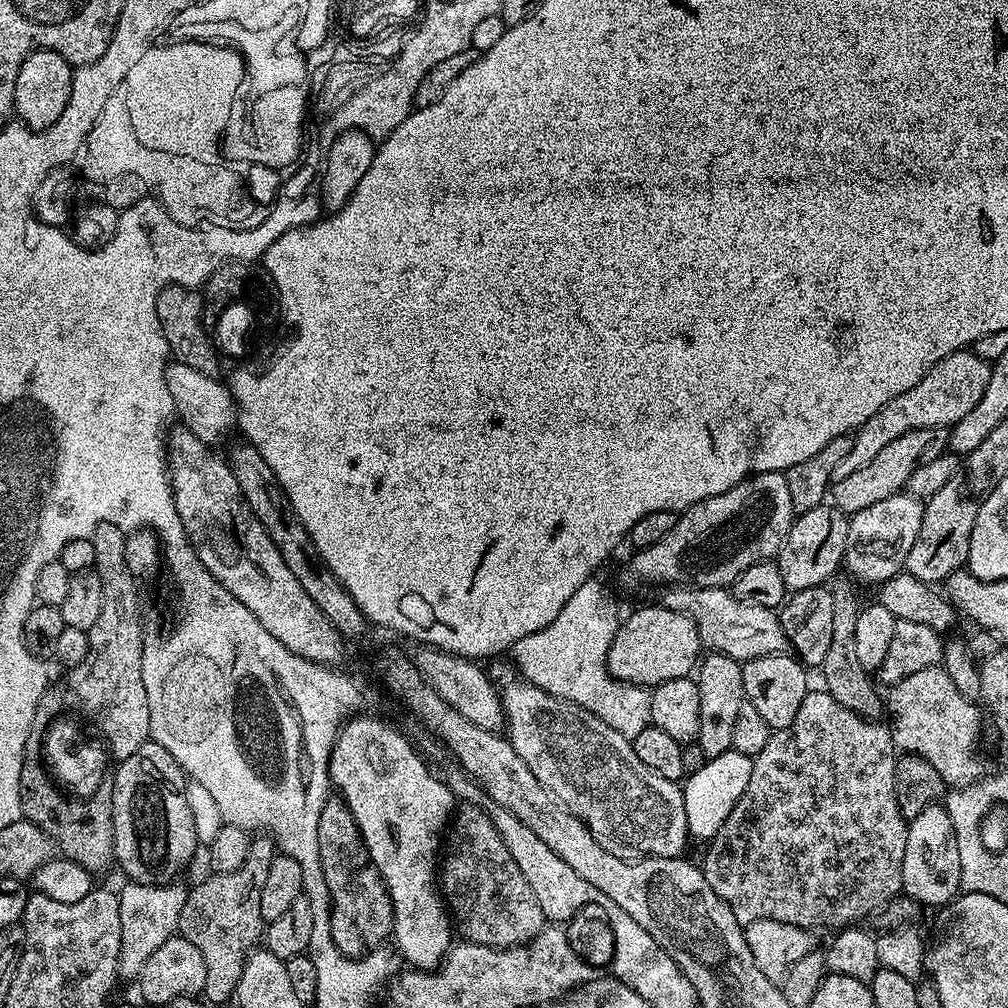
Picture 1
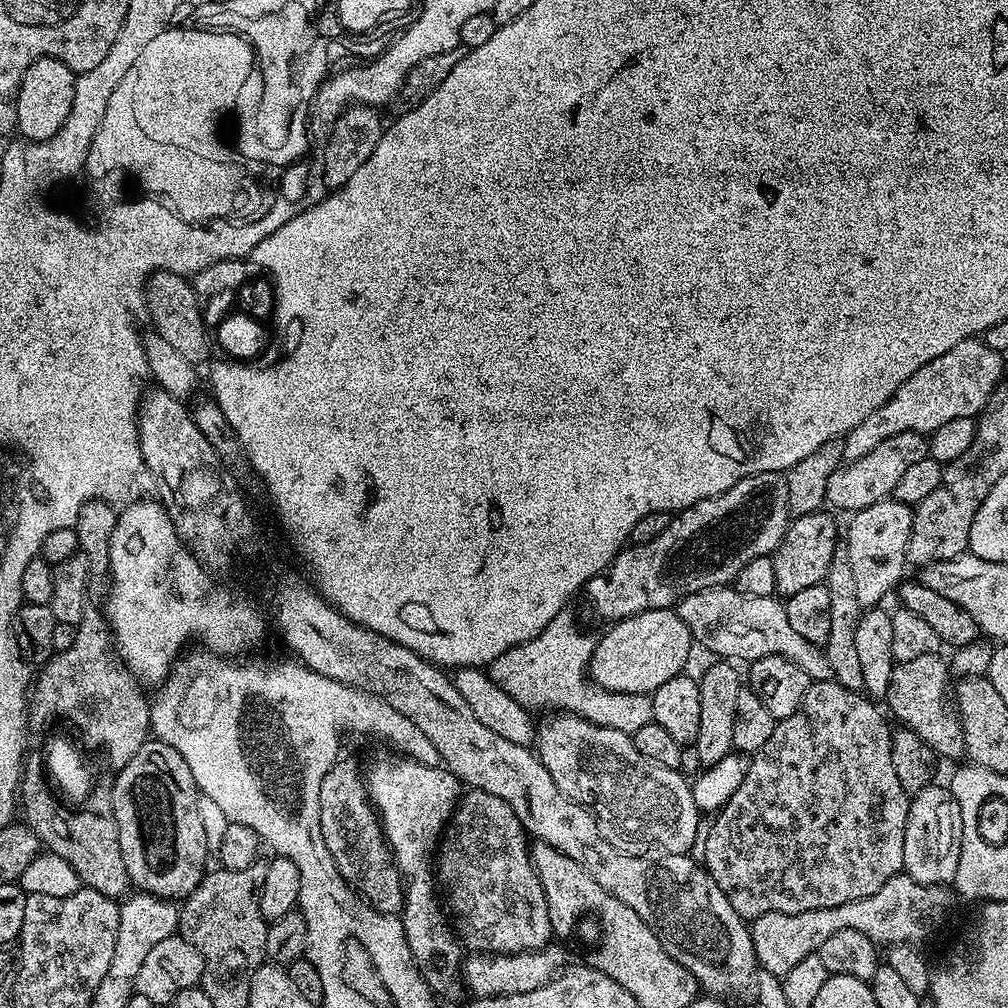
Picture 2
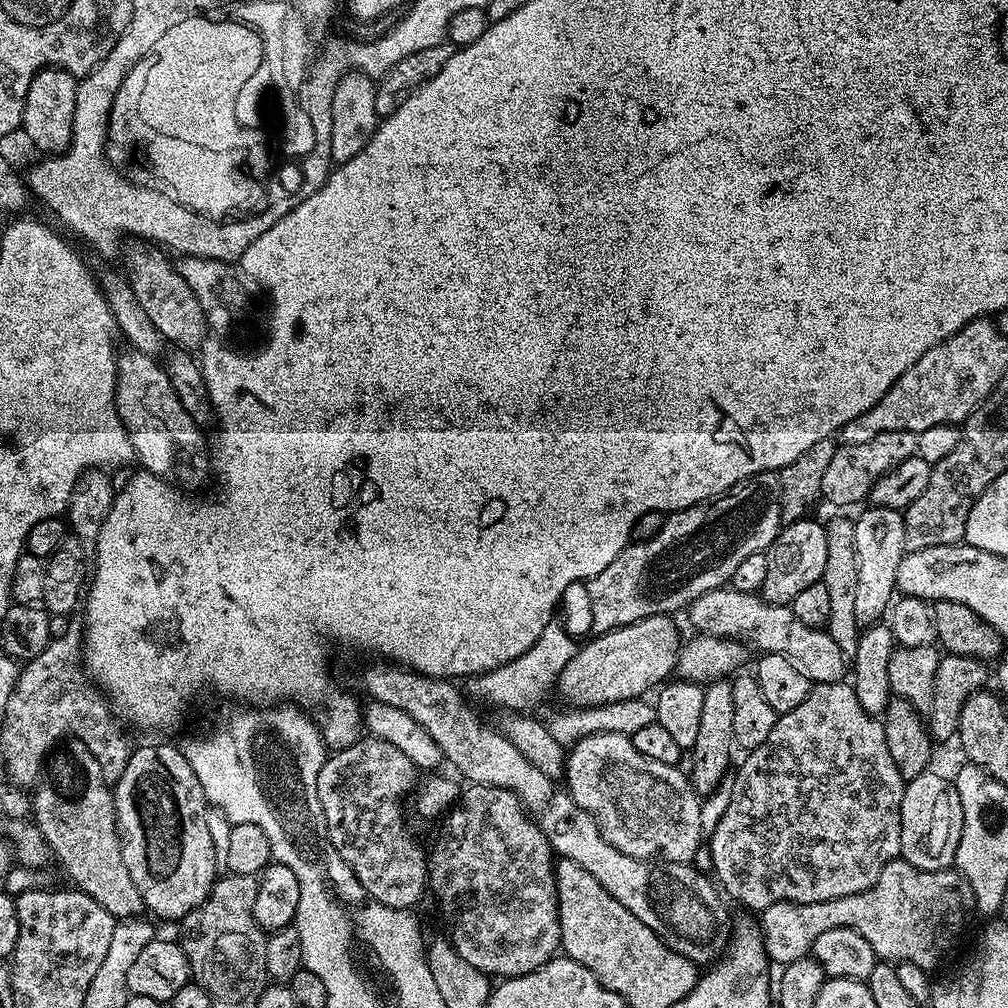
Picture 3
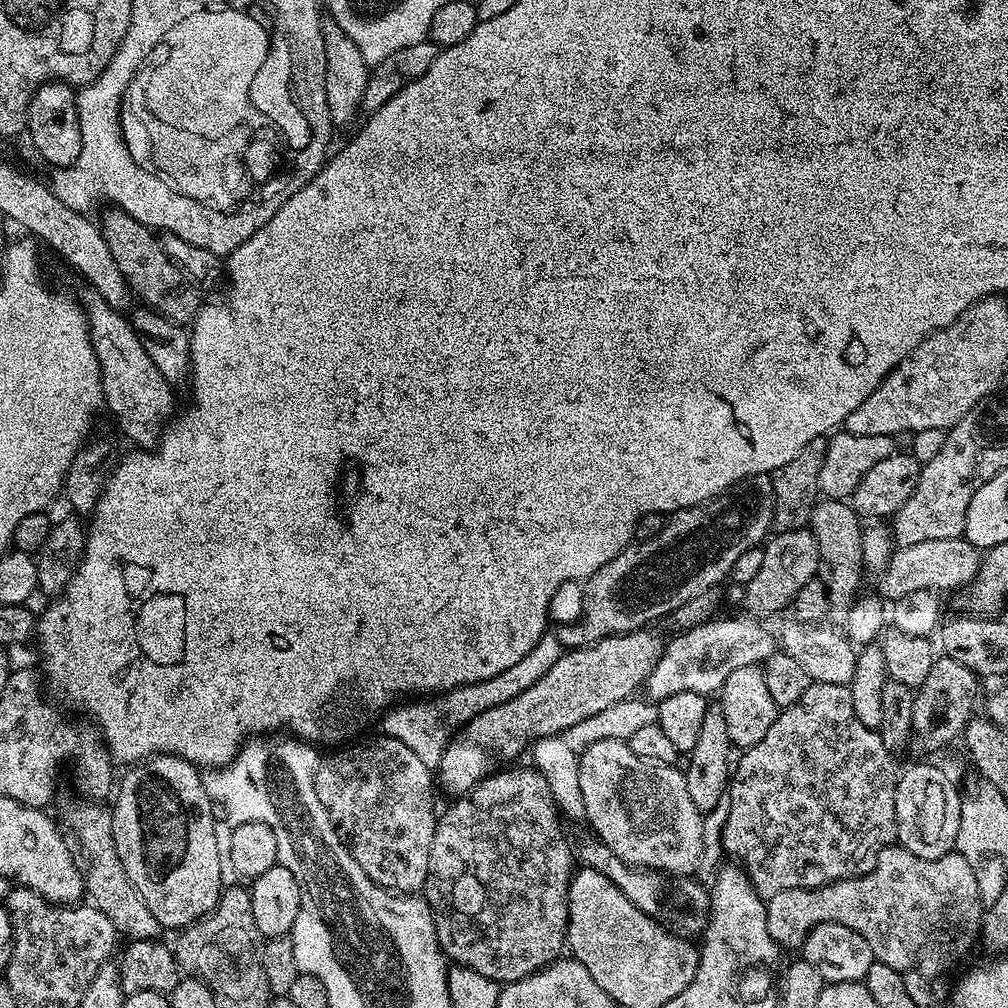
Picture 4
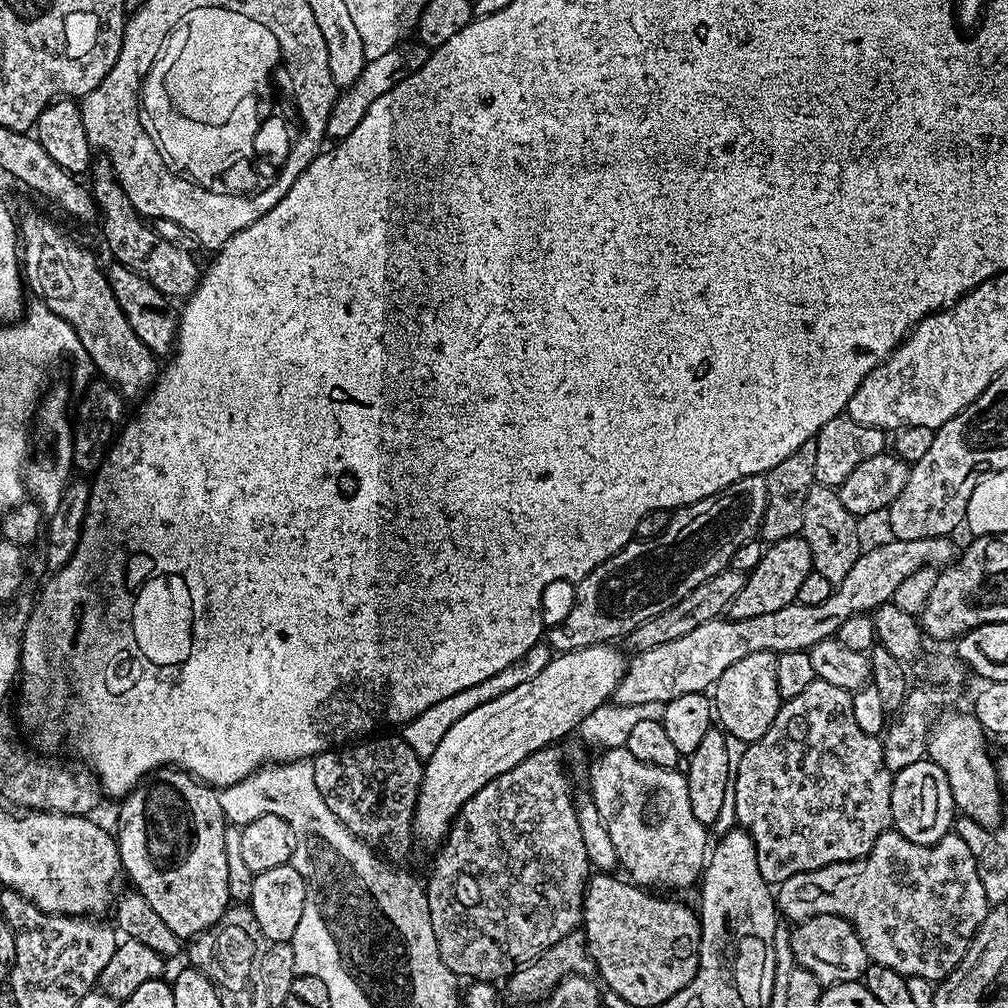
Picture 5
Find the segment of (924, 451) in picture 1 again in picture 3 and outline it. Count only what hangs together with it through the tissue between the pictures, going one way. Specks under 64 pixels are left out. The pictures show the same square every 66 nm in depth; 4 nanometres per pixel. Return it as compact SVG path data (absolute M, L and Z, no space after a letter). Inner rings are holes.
M890 430L886 434L878 434L878 438L870 442L861 444L841 443L826 474L822 474L821 497L825 501L829 500L836 510L848 510L844 508L850 507L851 504L863 505L871 497L874 482L894 471L902 462L906 462L906 458L915 456L917 446L918 435L910 430Z

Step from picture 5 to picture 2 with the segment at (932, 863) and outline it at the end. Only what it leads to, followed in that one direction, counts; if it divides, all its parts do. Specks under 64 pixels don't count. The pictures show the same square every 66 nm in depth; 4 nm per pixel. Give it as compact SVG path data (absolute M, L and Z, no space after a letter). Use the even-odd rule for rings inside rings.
M901 874L890 878L890 882L886 882L886 886L882 886L882 890L878 890L861 900L855 900L853 904L843 904L826 910L808 910L806 914L767 912L751 921L750 924L752 945L756 951L756 962L769 976L782 978L790 970L794 970L794 966L798 966L798 962L802 962L802 958L817 955L822 942L826 942L826 938L831 938L842 930L858 930L858 934L866 934L866 938L873 940L877 946L923 945L923 940L930 939L943 926L944 919L947 918L948 911L952 908L953 893L951 891L948 893L948 891L947 887L939 884L919 884L914 882L914 878Z

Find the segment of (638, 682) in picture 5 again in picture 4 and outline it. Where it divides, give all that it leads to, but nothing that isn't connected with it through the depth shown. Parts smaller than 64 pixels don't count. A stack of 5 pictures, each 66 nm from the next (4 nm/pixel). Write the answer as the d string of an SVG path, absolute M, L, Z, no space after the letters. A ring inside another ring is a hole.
M941 538L938 542L918 542L914 546L897 547L888 565L879 573L879 595L891 602L918 590L945 594L951 588L963 589L975 578L981 559L981 549L975 548L969 540L963 538ZM709 618L702 624L696 624L694 627L681 631L676 634L676 637L671 641L670 639L664 645L664 652L658 658L655 668L653 668L652 673L648 676L646 681L646 696L649 701L659 702L670 698L670 694L682 694L683 692L697 692L707 697L709 694L719 693L720 687L726 682L726 678L730 678L730 674L734 674L734 670L742 670L742 666L750 666L751 664L760 666L763 665L765 660L768 660L778 651L778 640L775 635L771 636L766 629L763 628L761 621L756 618L748 618L752 620L716 620L717 618Z

